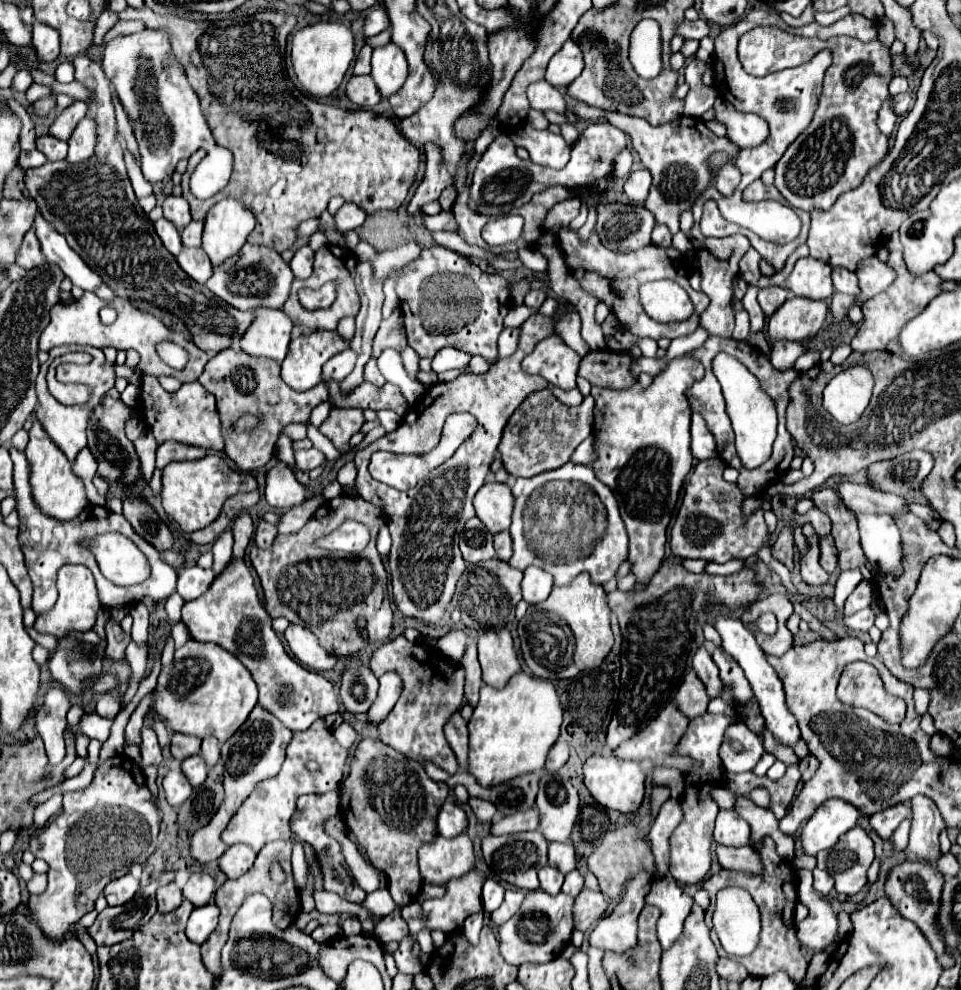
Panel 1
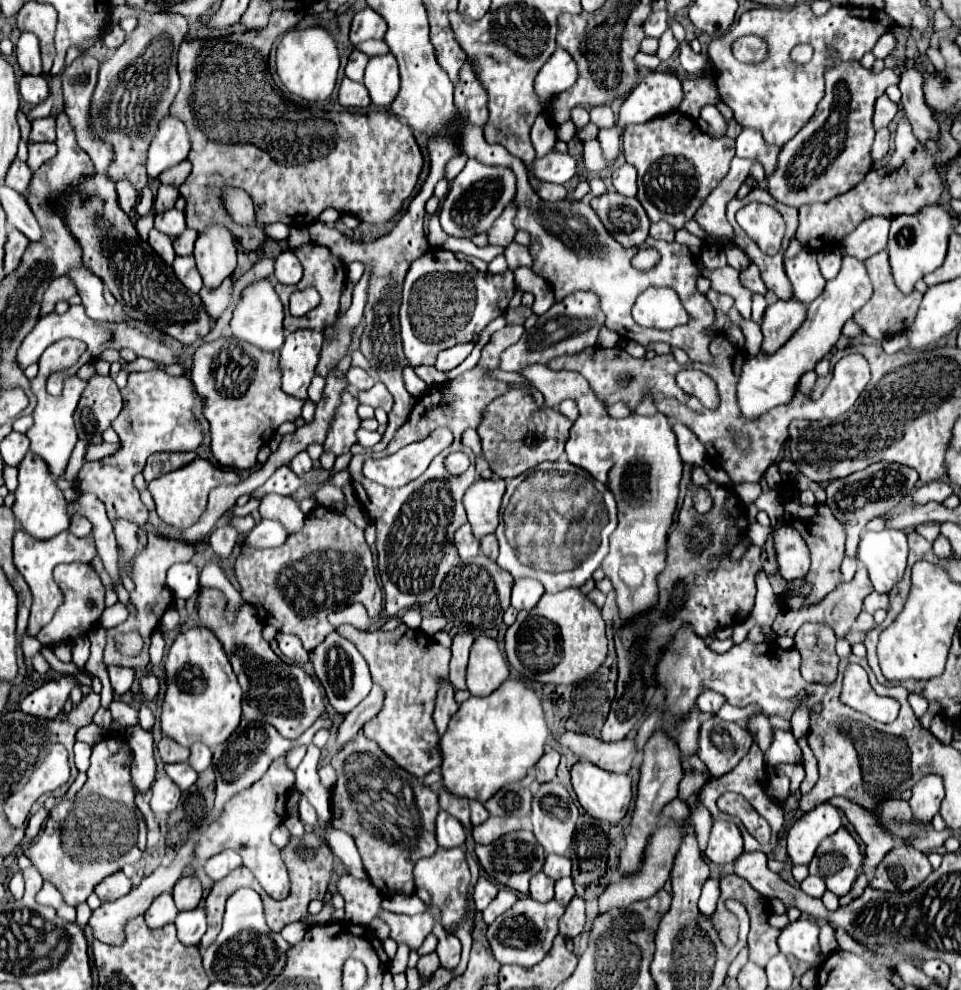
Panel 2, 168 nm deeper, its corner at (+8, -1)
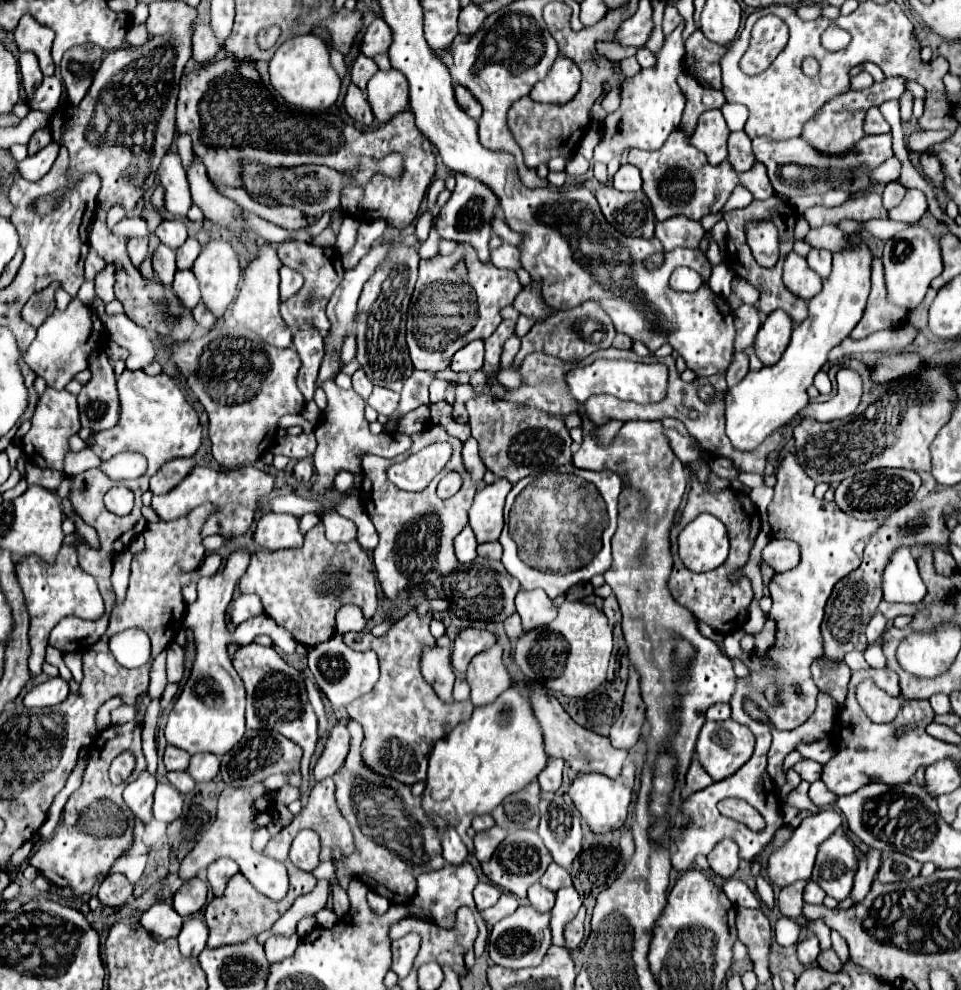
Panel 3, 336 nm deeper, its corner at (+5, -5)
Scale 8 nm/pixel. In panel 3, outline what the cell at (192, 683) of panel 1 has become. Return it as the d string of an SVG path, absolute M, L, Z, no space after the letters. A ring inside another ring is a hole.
M247 548L235 550L223 572L217 572L209 578L201 578L197 584L197 600L187 606L183 624L193 630L195 640L195 660L191 666L191 676L183 686L181 696L169 712L165 738L171 746L183 748L189 754L211 752L215 756L227 754L245 732L245 688L227 652L227 644L233 640L227 630L225 612L233 596L233 588L239 578L245 574L251 562L251 552Z

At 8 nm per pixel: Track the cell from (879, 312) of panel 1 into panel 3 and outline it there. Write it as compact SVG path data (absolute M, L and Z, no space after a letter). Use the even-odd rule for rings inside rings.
M873 258L871 264L871 296L865 308L863 318L851 332L851 338L865 338L877 330L887 330L887 328L897 328L907 322L907 310L901 306L895 306L887 300L887 290L885 290L885 274L883 274L883 262L881 258Z

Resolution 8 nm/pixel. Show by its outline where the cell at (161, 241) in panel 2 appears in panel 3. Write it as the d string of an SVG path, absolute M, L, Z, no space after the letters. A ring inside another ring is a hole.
M159 244L159 248L151 256L151 264L155 274L161 278L161 282L165 284L173 282L173 274L177 272L177 266L175 266L175 252L171 248L167 248L165 244Z

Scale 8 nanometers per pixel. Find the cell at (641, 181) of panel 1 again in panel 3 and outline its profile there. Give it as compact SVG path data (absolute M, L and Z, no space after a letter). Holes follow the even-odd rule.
M623 164L617 174L613 176L613 186L619 192L639 192L641 190L641 174L639 168L631 166L631 164Z

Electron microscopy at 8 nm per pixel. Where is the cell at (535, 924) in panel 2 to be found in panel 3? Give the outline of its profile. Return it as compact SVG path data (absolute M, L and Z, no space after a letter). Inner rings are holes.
M519 906L511 916L499 920L487 940L489 958L505 968L529 968L539 966L551 946L551 914L537 912L533 906Z

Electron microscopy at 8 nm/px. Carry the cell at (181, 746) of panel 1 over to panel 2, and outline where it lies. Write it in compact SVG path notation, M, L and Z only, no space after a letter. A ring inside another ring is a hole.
M162 738L158 742L158 752L160 752L160 758L164 764L176 764L176 762L186 762L188 756L190 756L190 750L180 746L178 742L174 742L172 738Z

